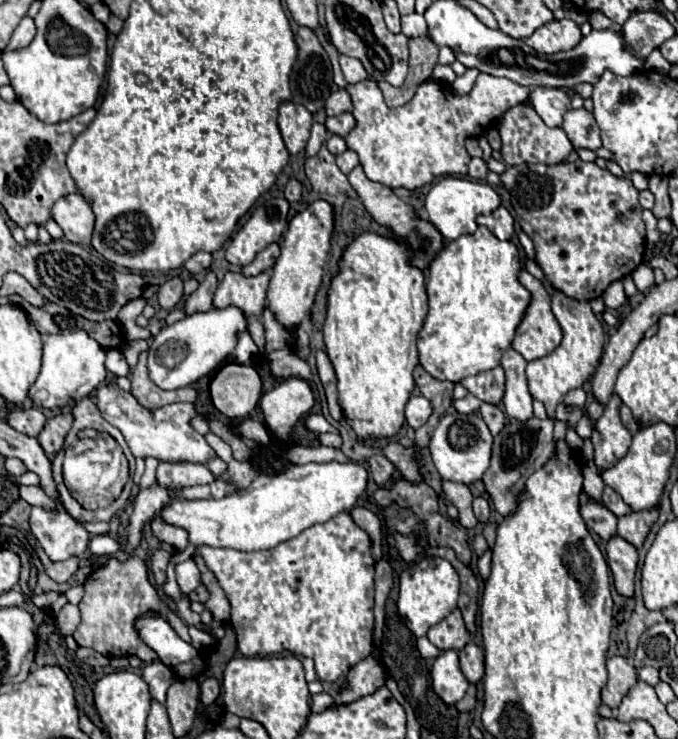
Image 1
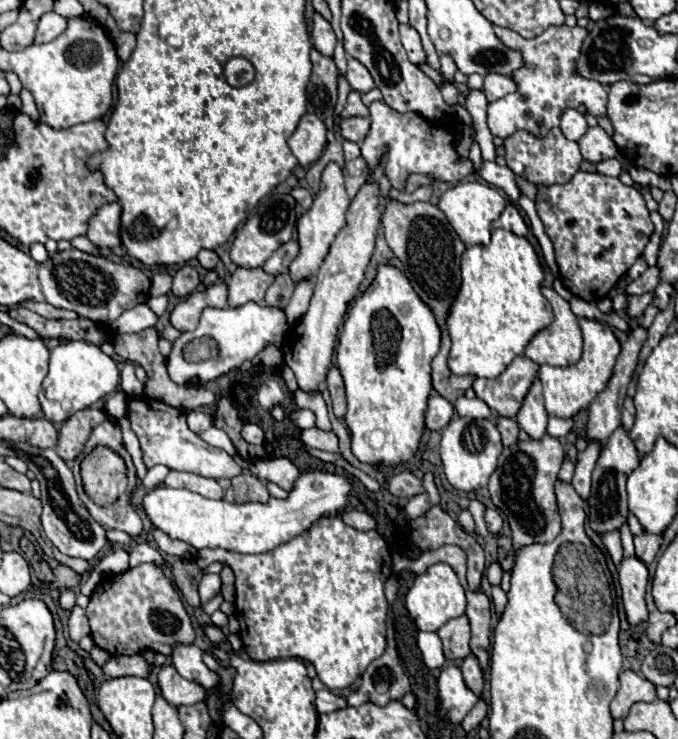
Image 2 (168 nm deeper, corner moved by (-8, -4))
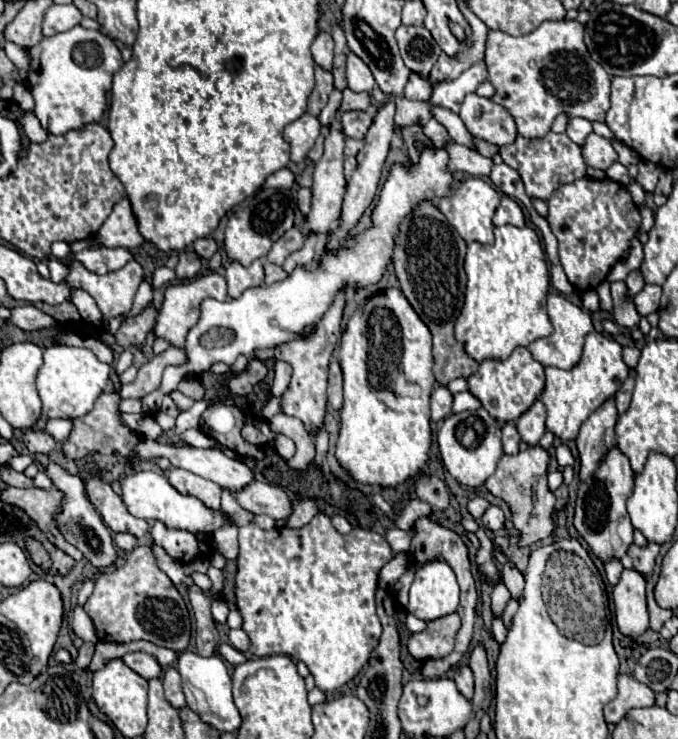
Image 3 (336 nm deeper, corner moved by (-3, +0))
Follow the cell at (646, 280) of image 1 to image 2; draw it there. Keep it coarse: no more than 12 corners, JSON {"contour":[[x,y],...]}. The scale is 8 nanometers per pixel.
{"contour":[[654,292],[628,296],[628,316],[640,316]]}

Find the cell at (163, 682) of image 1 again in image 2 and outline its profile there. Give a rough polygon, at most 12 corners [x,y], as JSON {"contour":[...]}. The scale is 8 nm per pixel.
{"contour":[[172,664],[160,668],[158,688],[172,706],[202,702],[206,690],[182,678]]}

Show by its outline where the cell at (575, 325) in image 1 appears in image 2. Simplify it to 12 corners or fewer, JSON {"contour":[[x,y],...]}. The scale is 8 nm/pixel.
{"contour":[[578,318],[584,352],[540,366],[550,416],[588,408],[612,376],[620,344],[610,326]]}

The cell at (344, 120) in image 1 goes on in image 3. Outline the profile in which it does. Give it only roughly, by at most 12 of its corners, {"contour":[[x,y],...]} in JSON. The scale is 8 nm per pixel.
{"contour":[[345,112],[341,128],[363,138],[373,122],[369,112]]}

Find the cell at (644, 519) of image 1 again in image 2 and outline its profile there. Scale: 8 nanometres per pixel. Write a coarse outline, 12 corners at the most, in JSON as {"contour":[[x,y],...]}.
{"contour":[[642,532],[634,536],[636,556],[650,564],[662,536]]}

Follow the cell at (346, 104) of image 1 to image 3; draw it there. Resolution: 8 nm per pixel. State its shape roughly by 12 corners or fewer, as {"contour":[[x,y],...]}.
{"contour":[[343,90],[341,112],[369,110],[371,96],[367,92]]}

